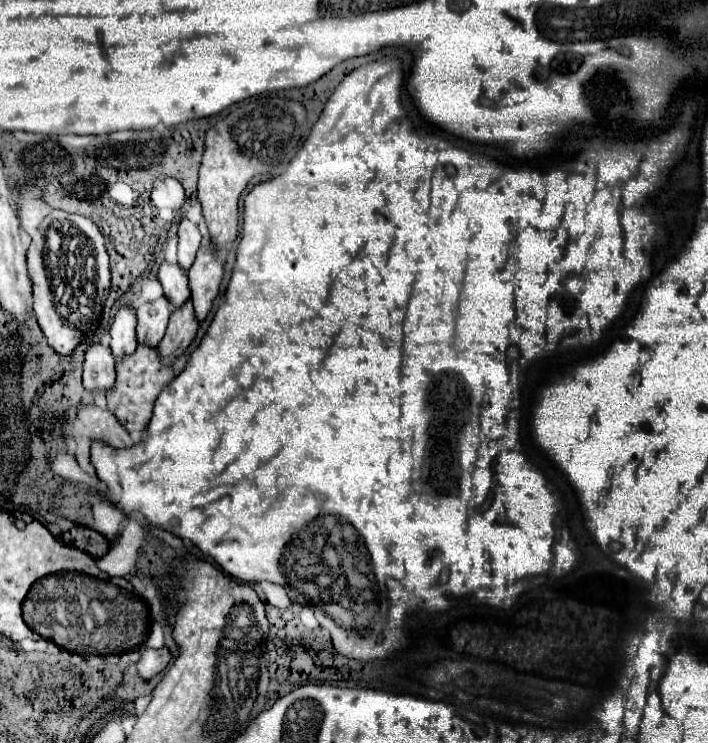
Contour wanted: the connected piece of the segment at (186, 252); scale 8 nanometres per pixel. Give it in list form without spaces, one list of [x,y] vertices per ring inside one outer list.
[[[181,220],[177,236],[179,236],[179,244],[177,244],[177,264],[183,270],[189,270],[189,266],[193,264],[195,254],[199,250],[199,244],[201,244],[201,232],[189,220]]]

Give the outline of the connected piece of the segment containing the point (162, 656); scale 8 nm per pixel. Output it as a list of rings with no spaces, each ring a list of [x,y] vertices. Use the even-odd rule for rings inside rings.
[[[165,646],[159,648],[159,650],[145,648],[145,650],[141,652],[139,662],[137,662],[137,672],[139,672],[139,676],[141,676],[143,680],[149,680],[149,678],[161,674],[161,672],[167,668],[169,660],[171,660],[171,652],[169,652]]]

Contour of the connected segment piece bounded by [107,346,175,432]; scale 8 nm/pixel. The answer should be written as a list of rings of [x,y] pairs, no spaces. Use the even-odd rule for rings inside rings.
[[[137,346],[137,350],[131,356],[117,362],[117,382],[113,390],[107,394],[109,410],[117,416],[117,420],[127,432],[145,430],[151,420],[153,402],[157,400],[163,386],[173,380],[173,376],[175,376],[175,368],[163,366],[157,356],[157,350],[151,350],[147,346]]]

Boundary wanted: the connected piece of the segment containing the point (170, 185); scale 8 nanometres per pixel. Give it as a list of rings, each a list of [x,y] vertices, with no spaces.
[[[161,178],[159,182],[155,182],[155,188],[151,192],[151,202],[155,208],[179,210],[185,202],[185,190],[177,180]]]

